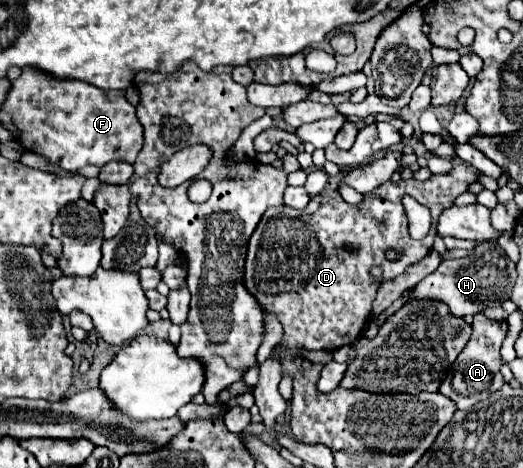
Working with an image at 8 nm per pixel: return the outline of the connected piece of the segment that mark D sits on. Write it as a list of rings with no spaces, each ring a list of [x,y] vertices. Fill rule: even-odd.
[[[453,157],[453,169],[449,173],[431,175],[427,181],[387,181],[367,193],[359,205],[345,203],[339,191],[323,189],[303,211],[287,205],[269,207],[249,241],[245,287],[257,297],[263,311],[275,313],[283,323],[285,333],[279,349],[287,349],[287,353],[295,357],[301,349],[335,351],[353,345],[371,319],[371,307],[381,281],[395,279],[433,249],[437,217],[443,209],[451,207],[455,197],[465,193],[479,175],[481,171],[473,165]],[[405,195],[411,195],[431,211],[431,231],[421,241],[411,239],[407,231],[407,215],[401,203]],[[345,243],[351,243],[353,249],[347,251],[343,247]],[[389,247],[403,253],[399,261],[385,259],[385,249]],[[373,265],[383,267],[381,281],[369,275]]]

